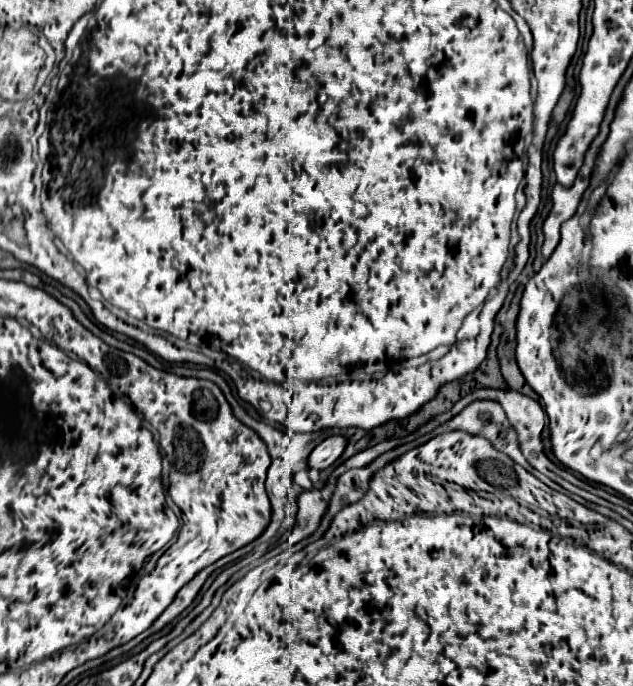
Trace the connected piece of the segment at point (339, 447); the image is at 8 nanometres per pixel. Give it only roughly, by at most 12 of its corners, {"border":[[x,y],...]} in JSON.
{"border":[[341,435],[327,437],[309,455],[309,467],[323,471],[345,449]]}

